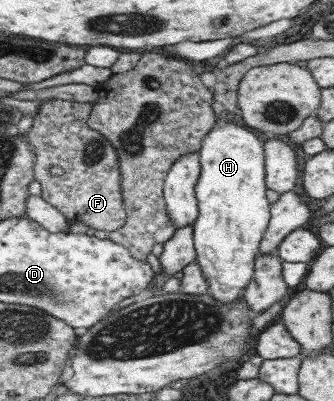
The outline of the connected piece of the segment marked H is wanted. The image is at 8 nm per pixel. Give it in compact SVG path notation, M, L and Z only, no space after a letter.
M227 121L214 127L202 137L200 149L197 150L200 173L195 185L195 198L198 215L193 223L191 238L202 277L207 287L207 295L220 304L236 304L243 298L243 290L251 281L257 247L270 217L270 204L265 197L264 150L262 142L255 134L241 126Z

